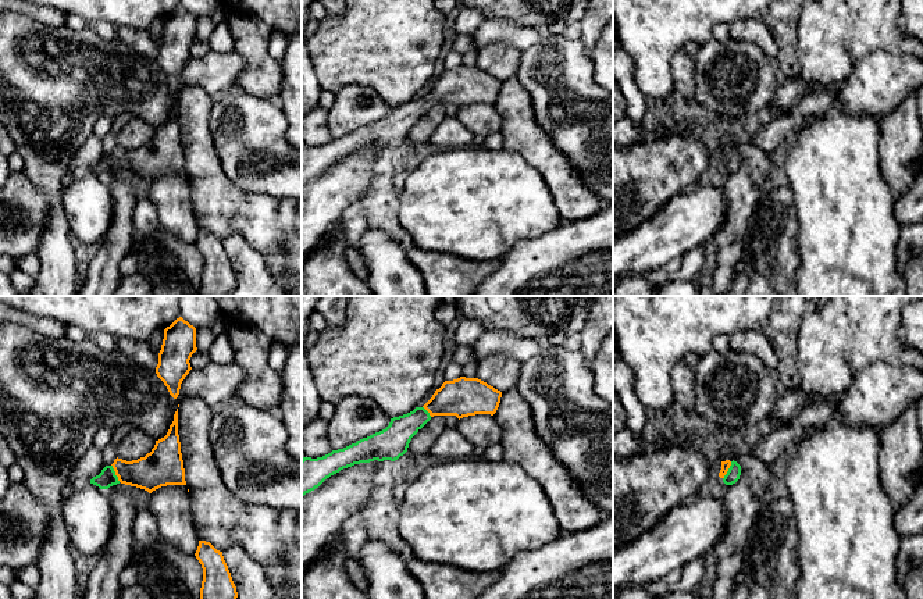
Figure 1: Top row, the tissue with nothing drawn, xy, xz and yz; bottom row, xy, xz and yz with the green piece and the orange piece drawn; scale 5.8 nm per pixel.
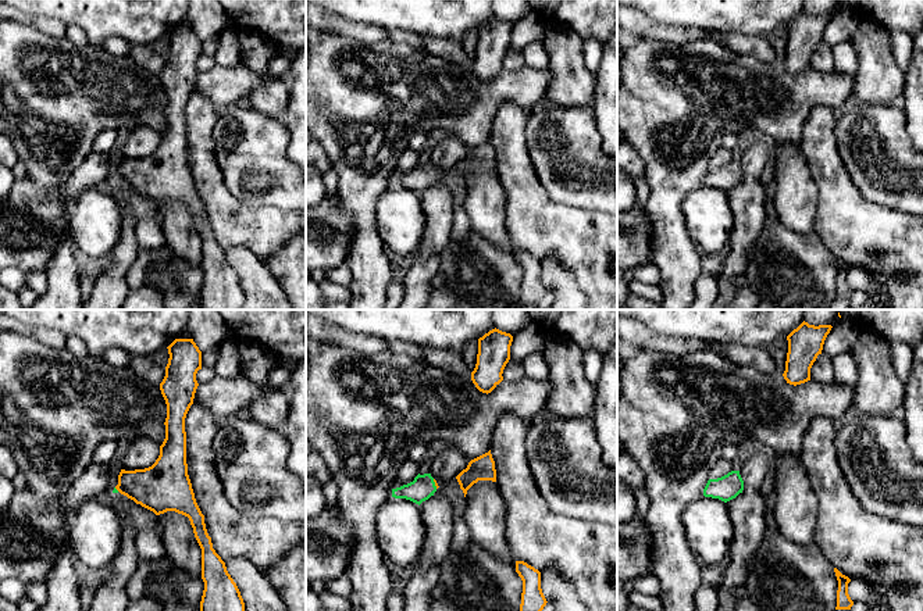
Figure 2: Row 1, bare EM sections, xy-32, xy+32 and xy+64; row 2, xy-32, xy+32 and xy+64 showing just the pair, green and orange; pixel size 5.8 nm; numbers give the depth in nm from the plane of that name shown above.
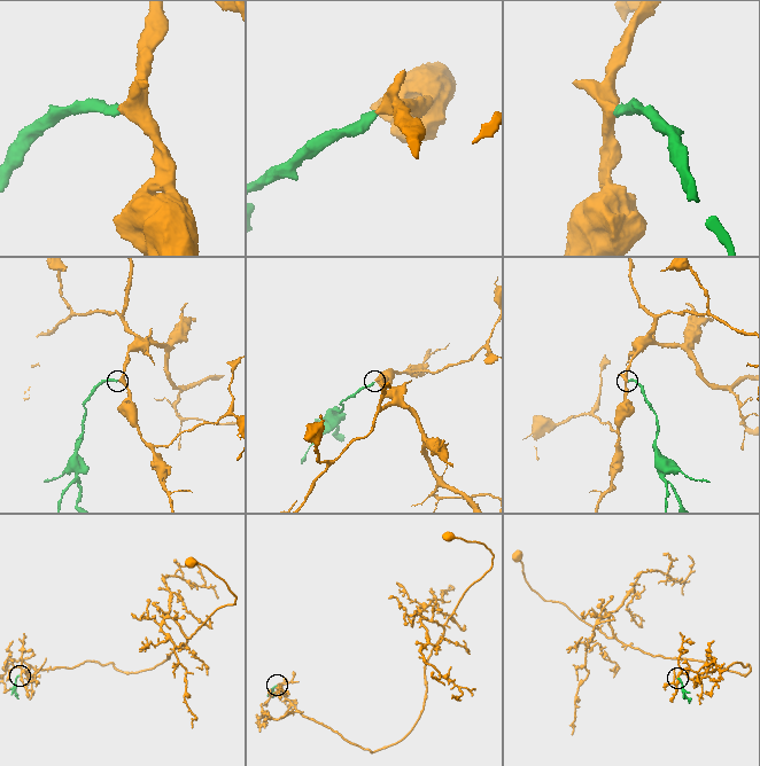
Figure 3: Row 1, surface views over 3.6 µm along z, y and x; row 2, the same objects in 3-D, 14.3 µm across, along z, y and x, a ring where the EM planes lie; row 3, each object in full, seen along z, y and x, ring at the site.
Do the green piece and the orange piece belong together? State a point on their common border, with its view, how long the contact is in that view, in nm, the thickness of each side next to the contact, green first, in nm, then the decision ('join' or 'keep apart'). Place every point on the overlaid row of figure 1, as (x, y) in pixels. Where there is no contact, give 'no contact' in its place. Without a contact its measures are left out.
contact xy (114, 473); length 120 nm; calibres 100 and 220 nm; join

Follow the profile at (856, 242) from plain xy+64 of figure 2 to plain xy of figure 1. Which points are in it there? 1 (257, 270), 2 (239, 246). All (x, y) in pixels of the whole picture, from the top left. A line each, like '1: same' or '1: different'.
1: different
2: different

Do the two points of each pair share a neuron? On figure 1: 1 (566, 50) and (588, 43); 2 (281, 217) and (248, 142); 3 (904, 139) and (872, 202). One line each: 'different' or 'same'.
1: different
2: different
3: different

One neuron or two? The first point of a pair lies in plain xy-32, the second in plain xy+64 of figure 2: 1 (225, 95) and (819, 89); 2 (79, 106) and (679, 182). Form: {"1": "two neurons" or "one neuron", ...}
{"1": "one neuron", "2": "one neuron"}

